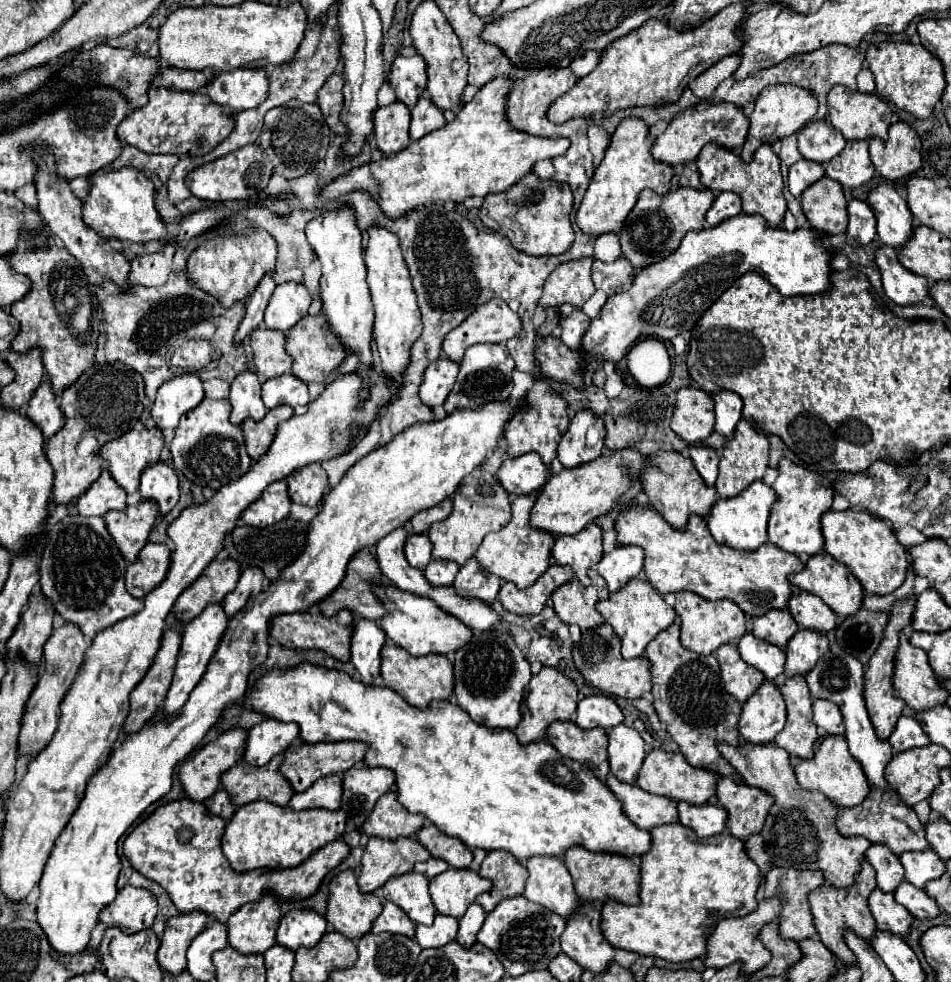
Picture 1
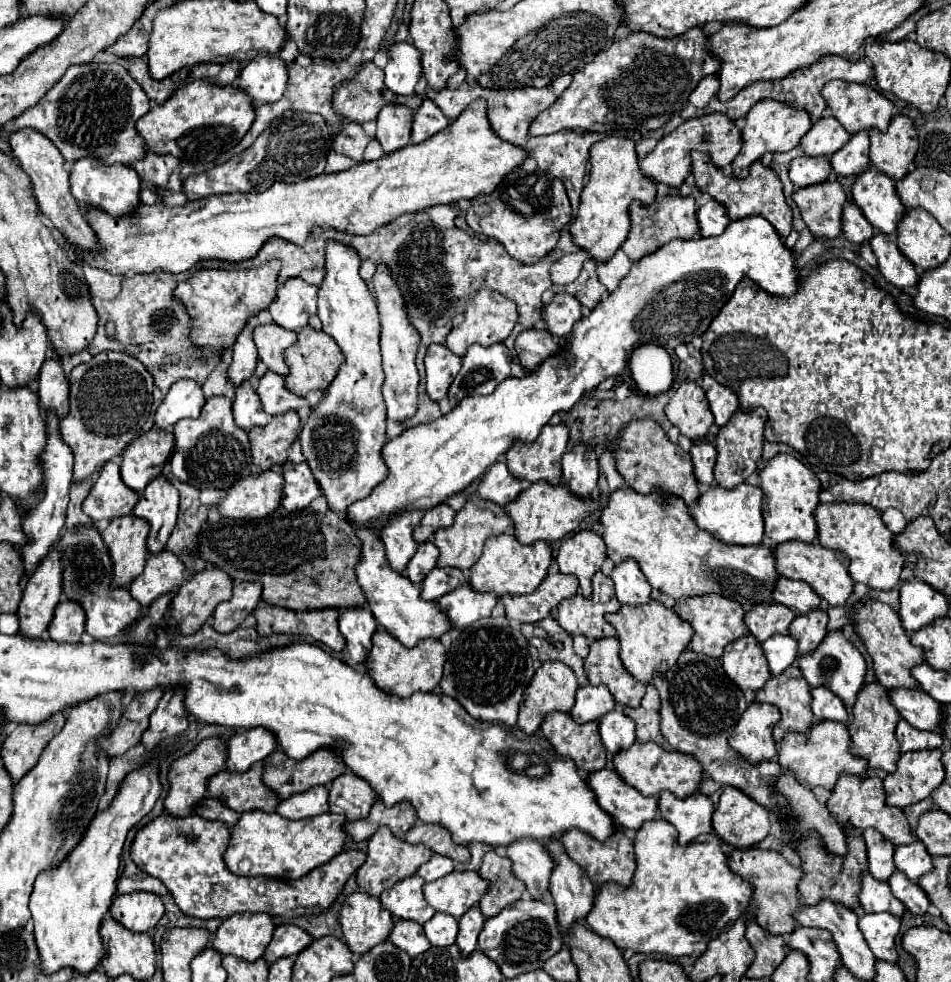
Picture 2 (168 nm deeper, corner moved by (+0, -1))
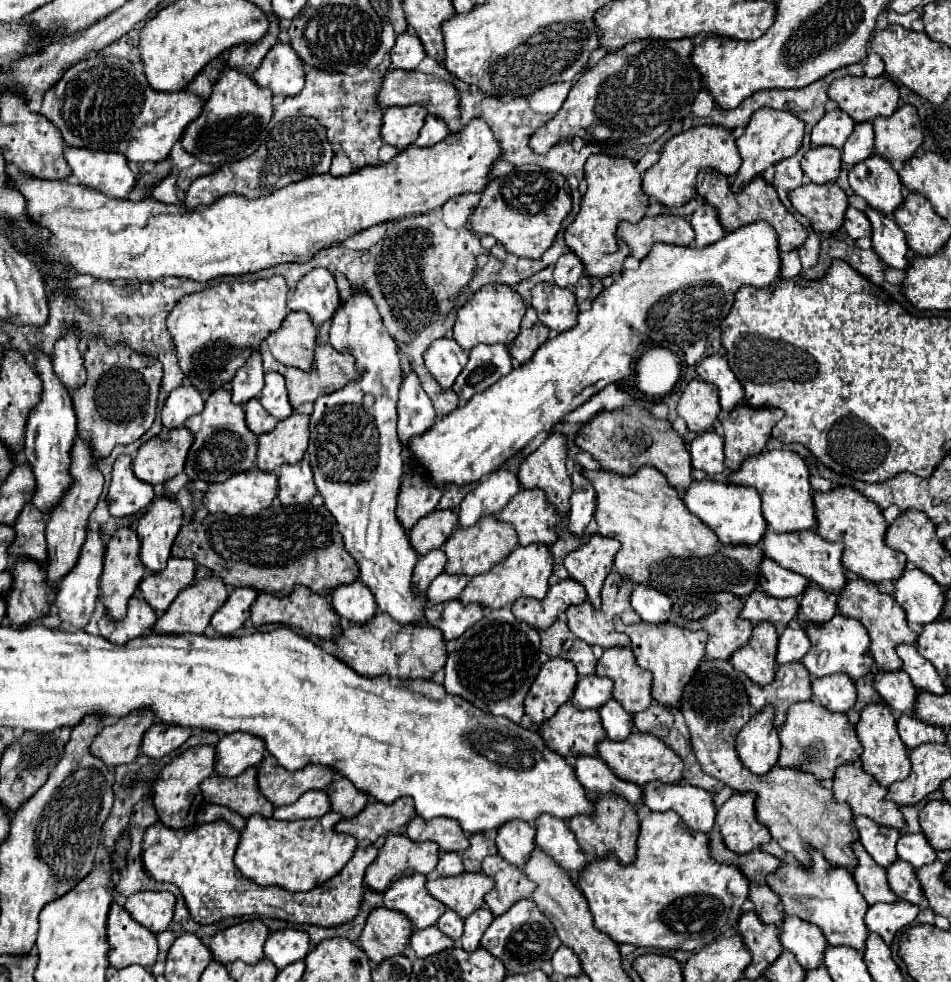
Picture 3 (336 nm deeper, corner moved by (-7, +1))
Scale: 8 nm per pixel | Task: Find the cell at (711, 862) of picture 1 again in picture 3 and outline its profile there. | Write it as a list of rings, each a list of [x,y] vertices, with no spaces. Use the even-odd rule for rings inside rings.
[[[672,811],[648,813],[642,819],[636,859],[628,865],[620,865],[618,857],[606,855],[584,867],[584,873],[578,875],[576,885],[582,889],[590,911],[594,915],[594,925],[606,933],[616,943],[630,943],[636,947],[654,947],[654,949],[682,949],[698,951],[704,945],[712,943],[720,933],[728,931],[728,917],[732,913],[732,927],[738,921],[740,905],[748,899],[748,881],[744,875],[734,869],[734,865],[722,865],[712,861],[708,849],[708,837],[704,833],[692,833],[680,825],[680,817]]]

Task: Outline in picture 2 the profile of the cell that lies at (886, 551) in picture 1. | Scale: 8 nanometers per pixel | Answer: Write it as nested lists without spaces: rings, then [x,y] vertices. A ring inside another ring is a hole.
[[[821,503],[815,513],[815,521],[819,529],[819,543],[827,549],[843,551],[849,557],[849,573],[855,581],[879,591],[889,591],[899,585],[903,555],[893,545],[895,535],[885,527],[881,513],[875,507],[863,503]]]

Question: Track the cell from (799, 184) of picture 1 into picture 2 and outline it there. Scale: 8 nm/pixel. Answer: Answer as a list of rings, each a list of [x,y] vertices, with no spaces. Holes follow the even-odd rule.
[[[803,155],[803,157],[793,159],[789,167],[789,179],[797,189],[815,185],[815,183],[823,183],[829,179],[829,175],[831,175],[831,163],[827,157]]]

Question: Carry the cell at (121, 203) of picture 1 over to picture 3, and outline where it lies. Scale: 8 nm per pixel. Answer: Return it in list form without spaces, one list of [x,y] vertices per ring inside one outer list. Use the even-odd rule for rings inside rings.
[[[64,147],[64,159],[82,185],[98,189],[108,197],[124,199],[134,189],[136,175],[130,171],[126,157],[120,153]]]

